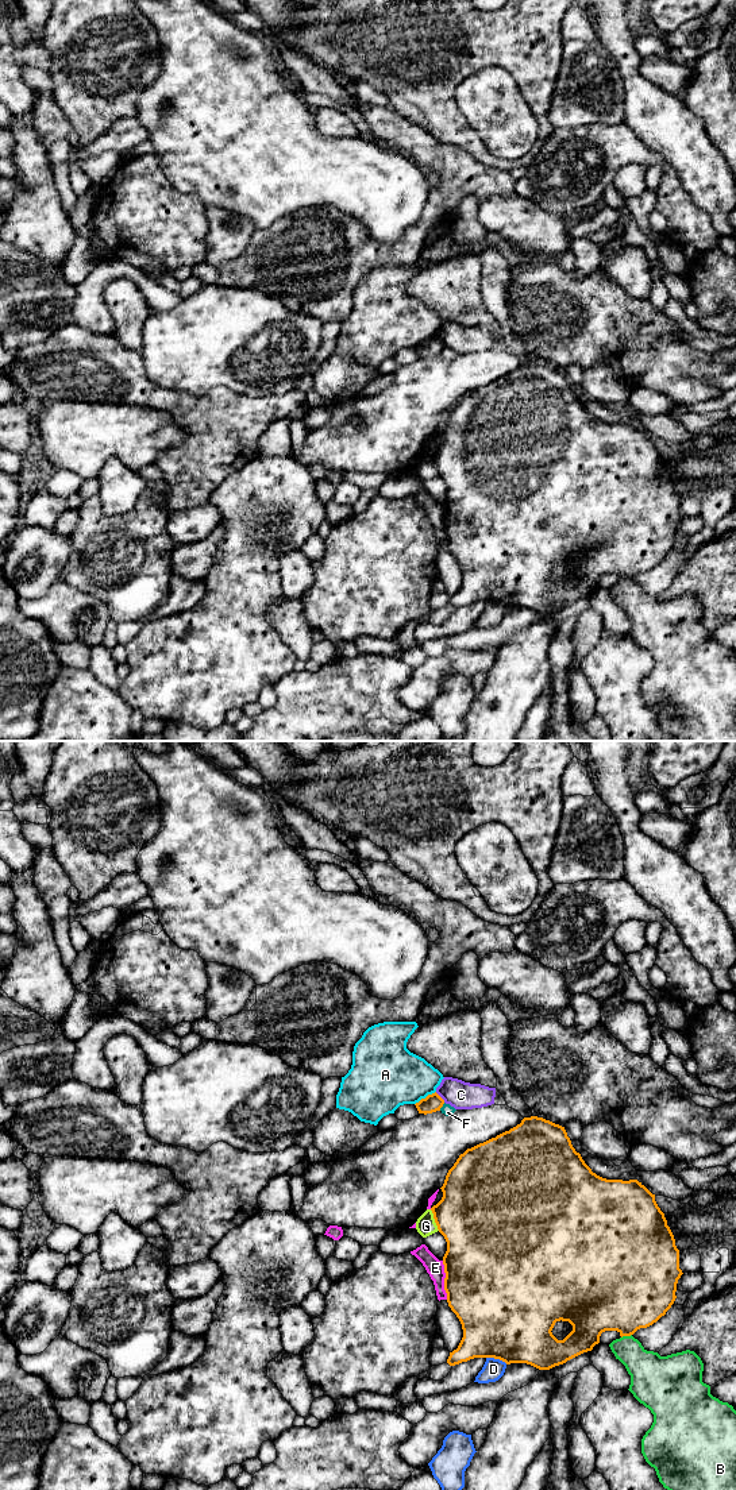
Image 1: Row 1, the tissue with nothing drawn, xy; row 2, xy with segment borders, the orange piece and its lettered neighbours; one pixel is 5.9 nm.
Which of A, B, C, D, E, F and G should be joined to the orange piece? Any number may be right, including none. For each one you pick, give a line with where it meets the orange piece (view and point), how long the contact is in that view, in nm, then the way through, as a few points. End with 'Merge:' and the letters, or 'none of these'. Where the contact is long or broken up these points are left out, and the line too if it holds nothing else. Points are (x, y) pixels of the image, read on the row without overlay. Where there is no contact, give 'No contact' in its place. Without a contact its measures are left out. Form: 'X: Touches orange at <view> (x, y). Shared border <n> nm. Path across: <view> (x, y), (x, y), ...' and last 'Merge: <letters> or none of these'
Merge: none of these

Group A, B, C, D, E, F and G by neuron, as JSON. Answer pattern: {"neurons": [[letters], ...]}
{"neurons": [["A"], ["B"], ["C"], ["D"], ["E"], ["F"], ["G"]]}

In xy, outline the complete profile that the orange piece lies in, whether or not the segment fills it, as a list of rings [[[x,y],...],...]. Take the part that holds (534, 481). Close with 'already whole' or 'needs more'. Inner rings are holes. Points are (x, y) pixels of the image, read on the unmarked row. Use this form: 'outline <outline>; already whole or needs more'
outline [[[537,360],[524,362],[520,368],[509,375],[461,398],[448,414],[440,433],[443,441],[431,455],[439,476],[447,486],[447,495],[443,501],[447,547],[459,563],[463,574],[463,582],[458,592],[450,597],[447,603],[450,610],[474,602],[494,602],[506,609],[527,607],[539,614],[550,614],[583,597],[592,595],[600,587],[600,580],[605,575],[617,575],[623,582],[633,579],[640,572],[652,570],[666,559],[677,543],[677,528],[683,518],[679,513],[679,494],[675,490],[675,483],[667,470],[664,458],[655,445],[655,439],[637,424],[606,424],[593,417],[581,398],[573,391],[564,371],[559,368]],[[560,564],[573,570],[573,575],[563,584],[558,584],[551,576],[555,567]]]; already whole

